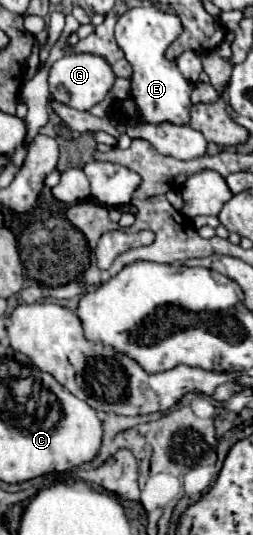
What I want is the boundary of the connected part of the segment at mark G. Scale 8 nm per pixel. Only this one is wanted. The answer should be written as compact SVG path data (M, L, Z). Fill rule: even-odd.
M82 52L82 54L64 54L60 60L56 60L50 68L50 94L58 102L76 108L76 110L90 110L98 102L106 98L110 88L114 86L114 72L112 66L98 54Z

